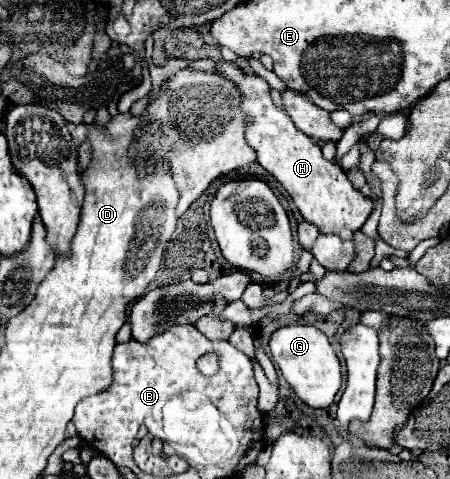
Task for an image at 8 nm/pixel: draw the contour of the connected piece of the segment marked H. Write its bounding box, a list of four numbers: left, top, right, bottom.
[216,62,374,240]

